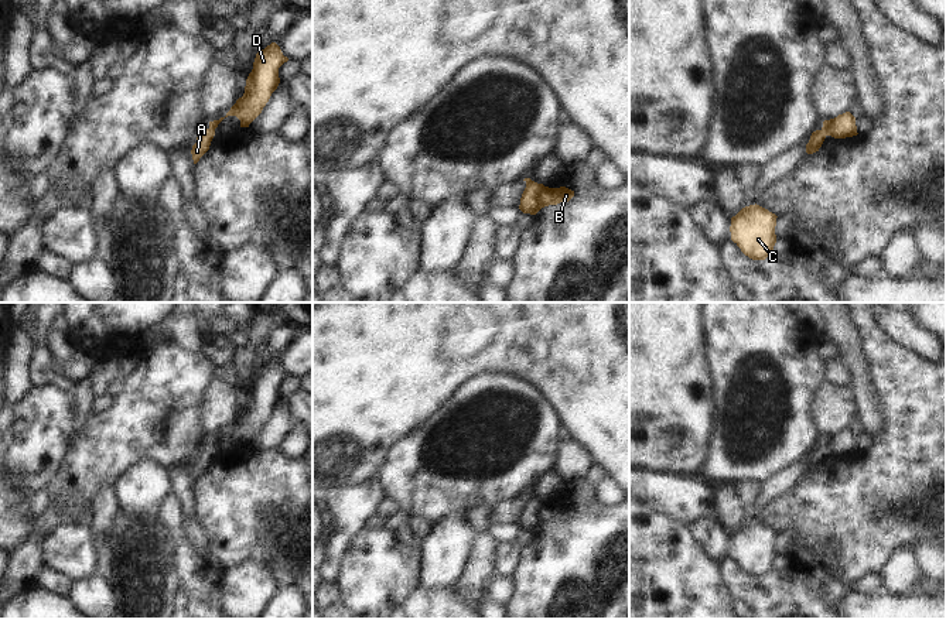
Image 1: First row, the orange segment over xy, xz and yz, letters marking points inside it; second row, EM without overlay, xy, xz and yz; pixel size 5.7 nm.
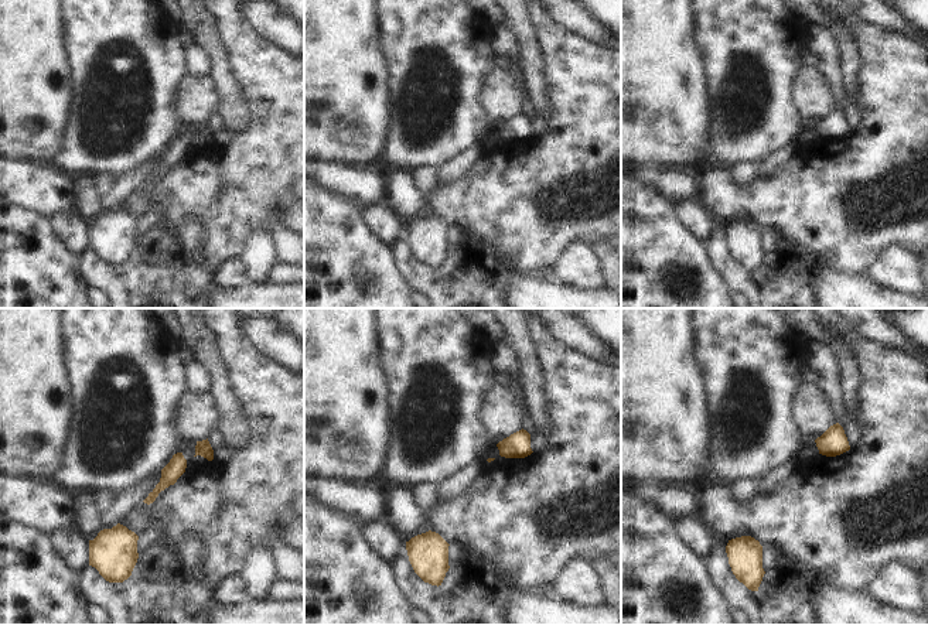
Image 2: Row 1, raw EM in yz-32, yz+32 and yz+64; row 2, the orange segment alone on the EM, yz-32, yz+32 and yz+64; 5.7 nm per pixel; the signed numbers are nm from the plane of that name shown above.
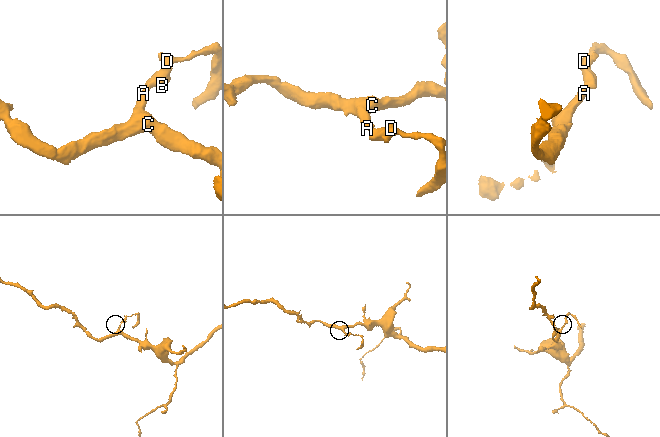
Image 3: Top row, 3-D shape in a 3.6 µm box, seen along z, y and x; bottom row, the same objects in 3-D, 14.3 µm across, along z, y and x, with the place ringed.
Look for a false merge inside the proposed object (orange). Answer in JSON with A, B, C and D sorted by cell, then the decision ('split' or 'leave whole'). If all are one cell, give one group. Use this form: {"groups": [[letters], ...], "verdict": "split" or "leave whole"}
{"groups": [["A", "C"], ["B", "D"]], "verdict": "split"}

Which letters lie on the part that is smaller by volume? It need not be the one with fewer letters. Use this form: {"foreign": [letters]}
{"foreign": ["B", "D"]}

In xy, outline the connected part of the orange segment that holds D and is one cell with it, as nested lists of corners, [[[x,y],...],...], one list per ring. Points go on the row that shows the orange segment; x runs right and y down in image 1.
[[[271,42],[256,54],[253,69],[246,79],[245,93],[226,113],[240,120],[240,127],[249,124],[262,113],[271,93],[280,83],[279,68],[287,62],[280,47]]]

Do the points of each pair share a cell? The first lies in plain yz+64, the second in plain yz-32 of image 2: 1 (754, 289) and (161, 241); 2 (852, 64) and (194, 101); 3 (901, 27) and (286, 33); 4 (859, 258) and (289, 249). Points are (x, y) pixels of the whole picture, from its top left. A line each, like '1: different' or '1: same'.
1: same
2: different
3: same
4: different

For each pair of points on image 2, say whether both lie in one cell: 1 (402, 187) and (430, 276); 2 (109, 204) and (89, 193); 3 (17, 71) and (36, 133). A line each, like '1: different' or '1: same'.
1: different
2: different
3: same

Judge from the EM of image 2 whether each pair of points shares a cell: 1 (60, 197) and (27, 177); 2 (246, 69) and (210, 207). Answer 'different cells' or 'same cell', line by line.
1: same cell
2: same cell

